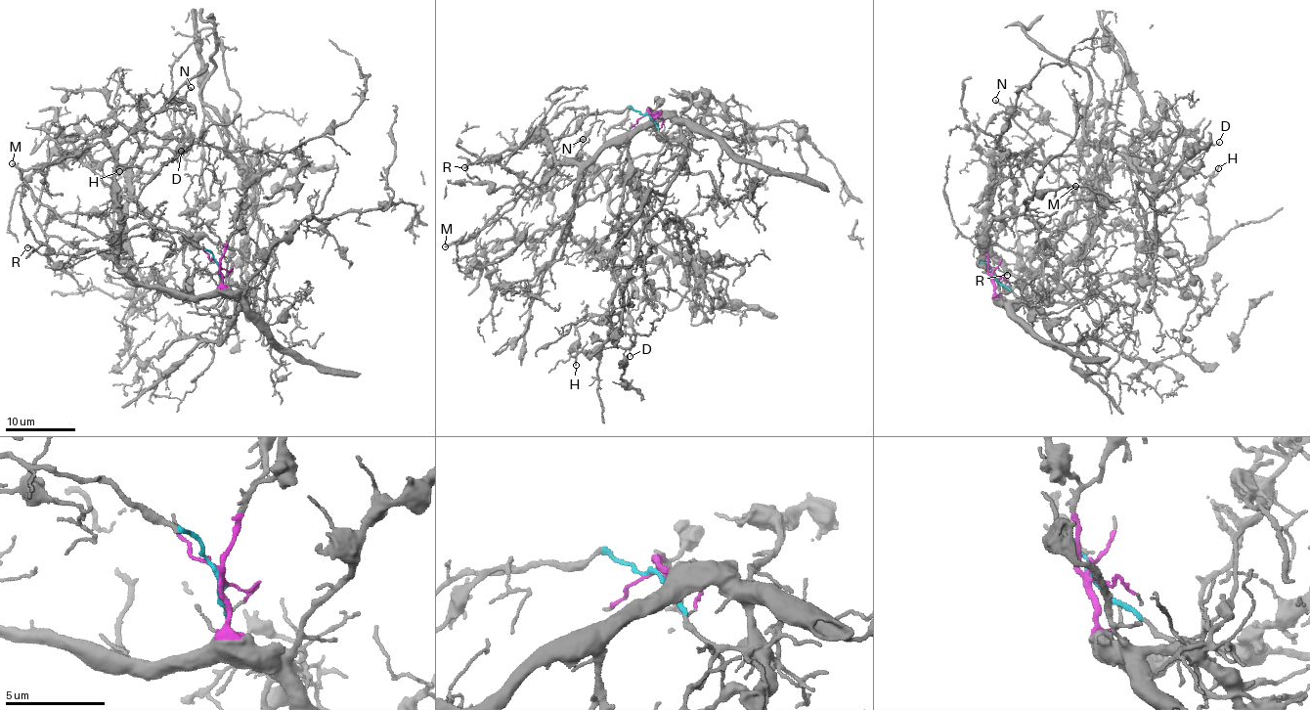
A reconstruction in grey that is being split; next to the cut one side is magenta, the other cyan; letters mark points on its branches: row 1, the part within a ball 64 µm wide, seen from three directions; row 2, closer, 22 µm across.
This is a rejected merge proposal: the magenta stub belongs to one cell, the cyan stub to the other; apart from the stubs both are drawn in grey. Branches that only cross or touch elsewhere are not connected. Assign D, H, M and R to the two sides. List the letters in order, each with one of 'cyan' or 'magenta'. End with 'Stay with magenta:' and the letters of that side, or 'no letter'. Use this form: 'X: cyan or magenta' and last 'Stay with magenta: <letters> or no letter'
D: magenta
H: magenta
M: cyan
R: magenta
Stay with magenta: D, H, R

